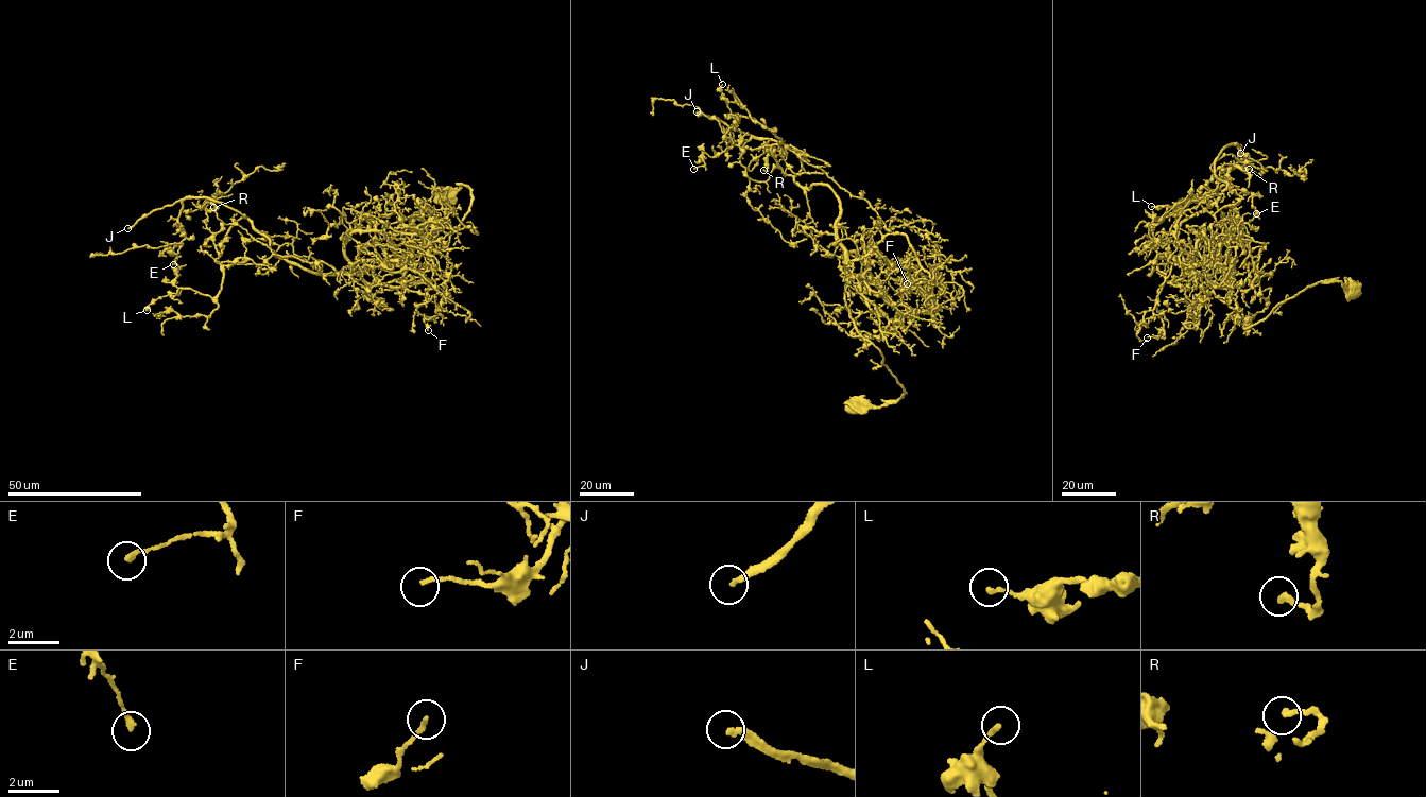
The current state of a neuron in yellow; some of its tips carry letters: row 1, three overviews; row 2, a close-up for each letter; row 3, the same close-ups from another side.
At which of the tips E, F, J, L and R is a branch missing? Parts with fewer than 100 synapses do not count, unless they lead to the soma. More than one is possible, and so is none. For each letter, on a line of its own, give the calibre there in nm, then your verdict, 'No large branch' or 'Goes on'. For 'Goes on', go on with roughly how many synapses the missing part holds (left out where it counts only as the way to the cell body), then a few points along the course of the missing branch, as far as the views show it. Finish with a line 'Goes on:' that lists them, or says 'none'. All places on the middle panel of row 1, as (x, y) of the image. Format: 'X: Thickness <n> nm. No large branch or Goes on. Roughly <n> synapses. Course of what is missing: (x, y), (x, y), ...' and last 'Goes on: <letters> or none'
E: Thickness 180 nm. No large branch
F: Thickness 160 nm. No large branch
J: Thickness 240 nm. Goes on. Roughly 400 synapses. Course of what is missing: (697, 111), (663, 104), (645, 115), (629, 117), (593, 107), (618, 134), (599, 150), (604, 166), (601, 175)
L: Thickness 180 nm. No large branch
R: Thickness 200 nm. No large branch
Goes on: J

